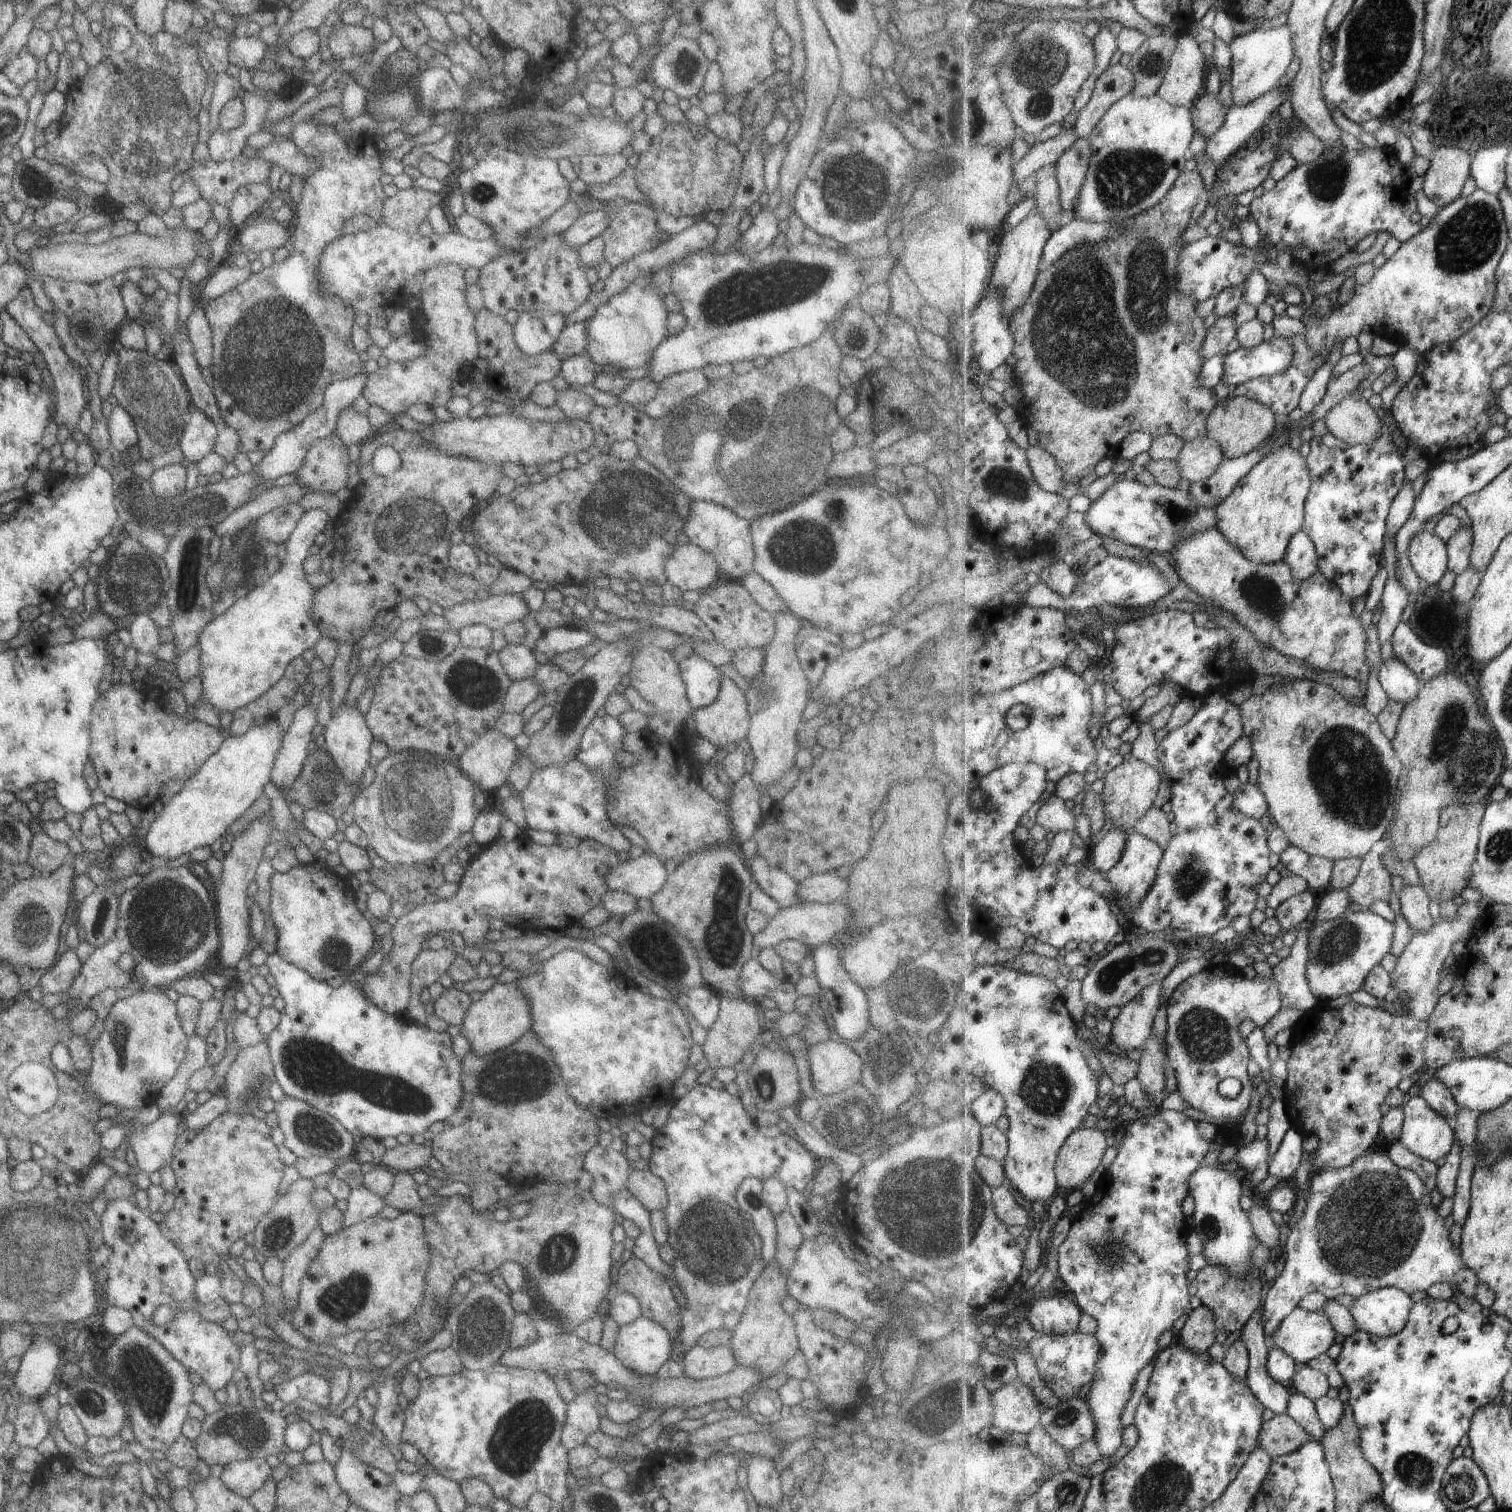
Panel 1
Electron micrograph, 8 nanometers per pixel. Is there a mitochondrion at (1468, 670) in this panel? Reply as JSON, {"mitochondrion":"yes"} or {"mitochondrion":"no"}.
{"mitochondrion":"no"}

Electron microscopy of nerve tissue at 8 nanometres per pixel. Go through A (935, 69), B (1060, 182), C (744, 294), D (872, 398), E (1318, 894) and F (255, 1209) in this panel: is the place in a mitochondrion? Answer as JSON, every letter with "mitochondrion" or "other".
{"A":"other","B":"other","C":"mitochondrion","D":"other","E":"other","F":"other"}

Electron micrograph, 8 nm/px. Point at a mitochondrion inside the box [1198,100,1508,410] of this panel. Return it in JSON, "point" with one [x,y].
{"point":[1469,239]}

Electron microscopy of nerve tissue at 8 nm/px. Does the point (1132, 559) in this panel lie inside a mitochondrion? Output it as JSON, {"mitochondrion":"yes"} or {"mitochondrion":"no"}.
{"mitochondrion":"no"}

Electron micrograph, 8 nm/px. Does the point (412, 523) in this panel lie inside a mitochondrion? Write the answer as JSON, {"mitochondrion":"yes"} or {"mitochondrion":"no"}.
{"mitochondrion":"yes"}

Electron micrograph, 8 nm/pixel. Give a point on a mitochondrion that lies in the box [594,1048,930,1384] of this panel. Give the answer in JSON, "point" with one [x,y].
{"point":[714,1249]}

